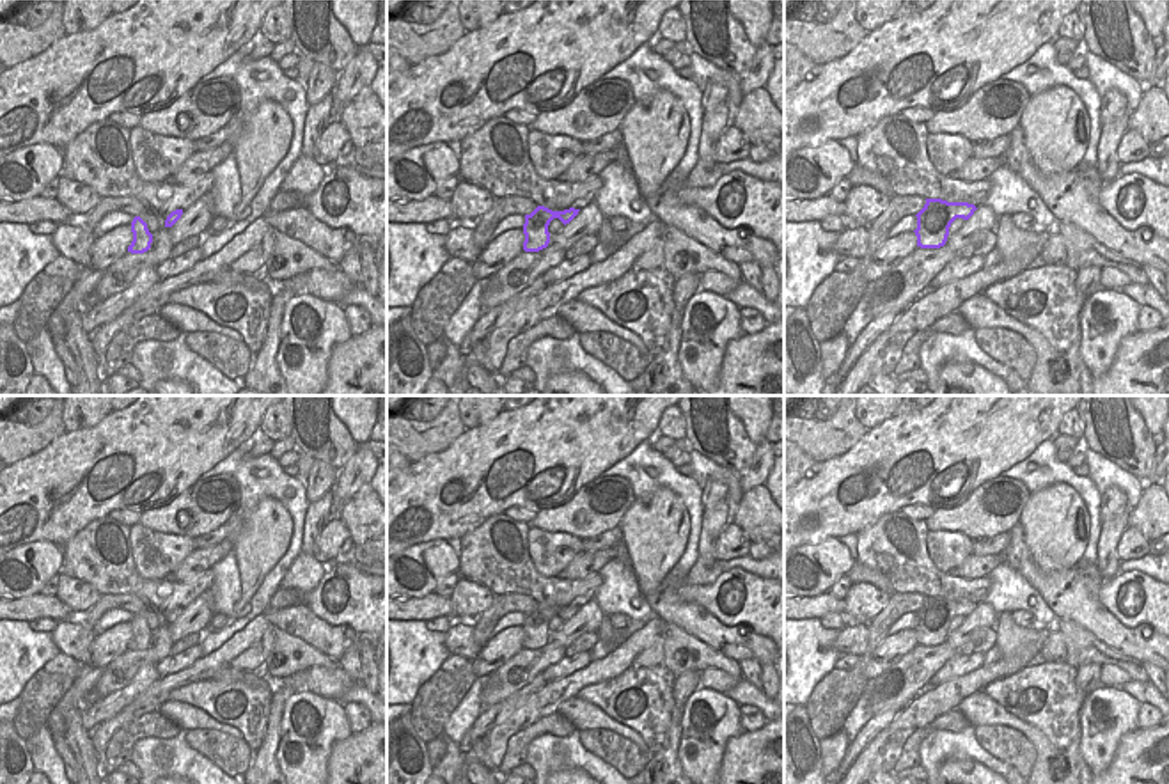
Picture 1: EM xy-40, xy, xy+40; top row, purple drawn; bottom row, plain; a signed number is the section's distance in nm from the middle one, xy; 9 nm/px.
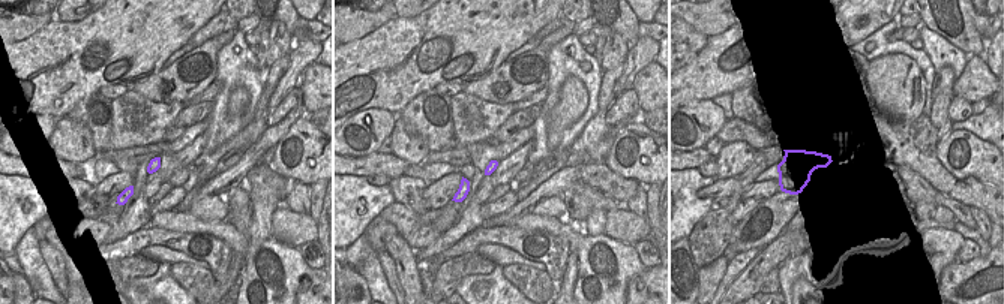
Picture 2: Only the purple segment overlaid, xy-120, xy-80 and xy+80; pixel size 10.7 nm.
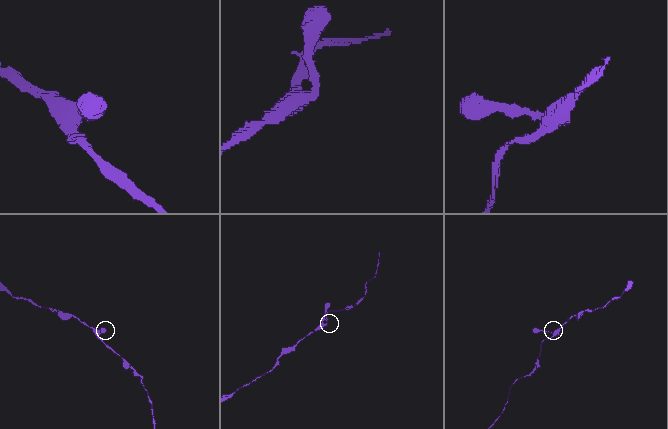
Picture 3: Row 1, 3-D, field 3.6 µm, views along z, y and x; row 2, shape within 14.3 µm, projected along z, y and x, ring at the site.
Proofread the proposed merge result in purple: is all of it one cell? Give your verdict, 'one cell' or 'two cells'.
one cell

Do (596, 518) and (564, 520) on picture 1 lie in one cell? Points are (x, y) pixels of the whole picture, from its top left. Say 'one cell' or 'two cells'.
one cell

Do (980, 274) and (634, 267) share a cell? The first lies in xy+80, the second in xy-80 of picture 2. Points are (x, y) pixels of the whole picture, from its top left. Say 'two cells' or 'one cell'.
two cells

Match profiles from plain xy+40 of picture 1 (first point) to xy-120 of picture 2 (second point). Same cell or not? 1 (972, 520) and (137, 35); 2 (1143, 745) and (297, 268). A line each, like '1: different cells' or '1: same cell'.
1: different cells
2: different cells

